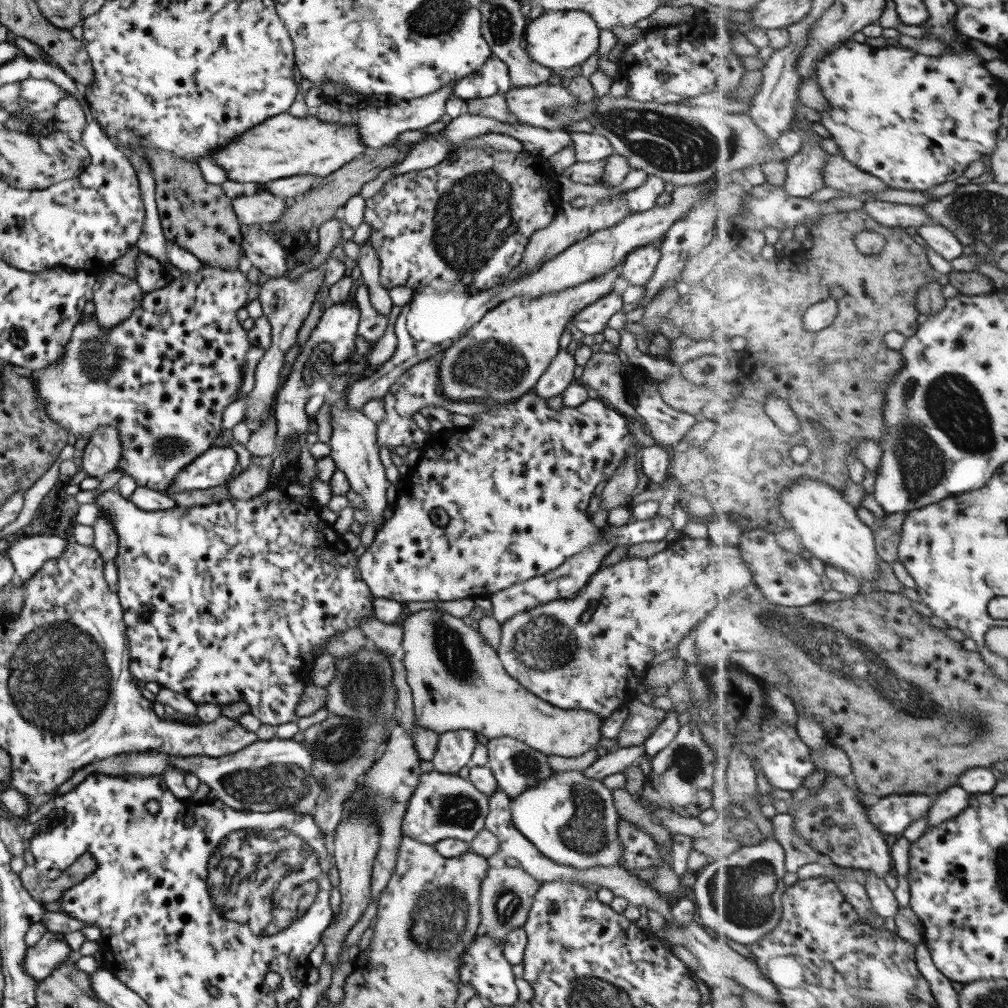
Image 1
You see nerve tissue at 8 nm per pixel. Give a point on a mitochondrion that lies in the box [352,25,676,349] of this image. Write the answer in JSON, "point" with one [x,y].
{"point":[473,215]}

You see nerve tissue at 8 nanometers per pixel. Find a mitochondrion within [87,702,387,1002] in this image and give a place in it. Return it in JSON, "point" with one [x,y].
{"point":[297,867]}

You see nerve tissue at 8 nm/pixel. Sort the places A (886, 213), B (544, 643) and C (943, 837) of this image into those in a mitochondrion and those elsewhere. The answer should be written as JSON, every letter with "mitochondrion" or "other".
{"A":"other","B":"mitochondrion","C":"other"}

